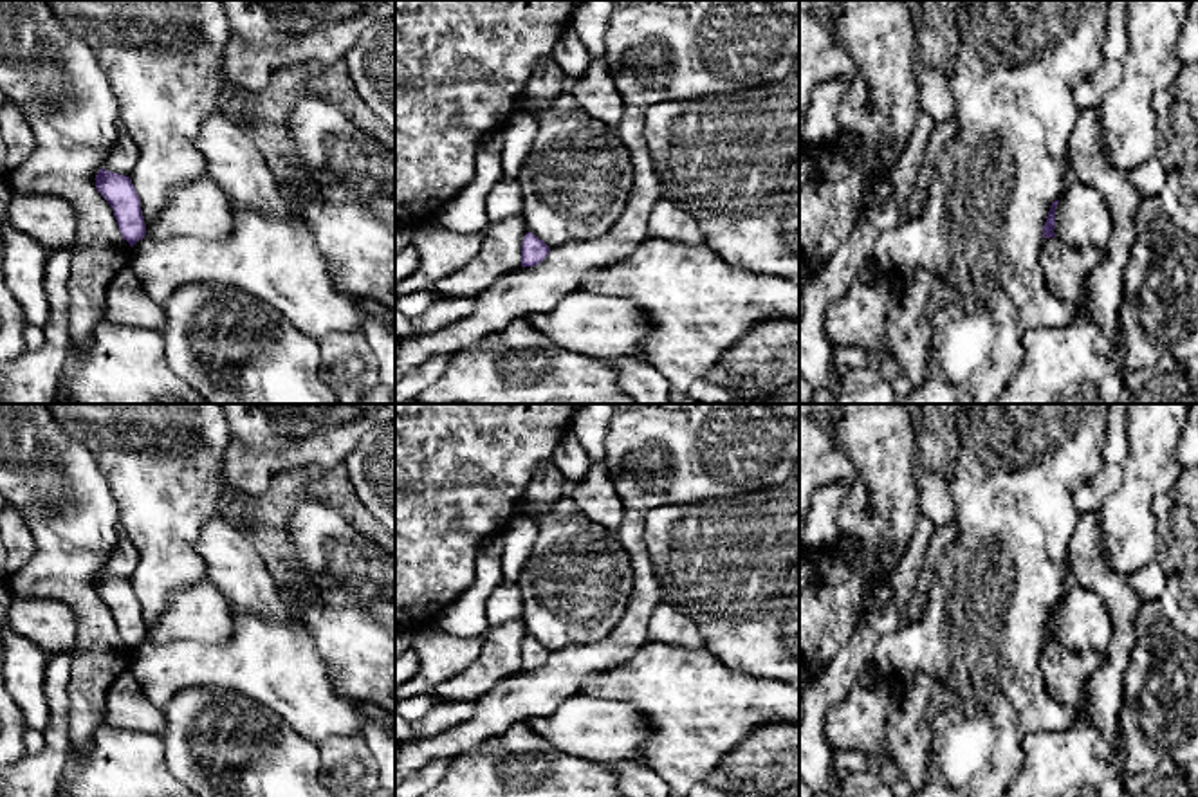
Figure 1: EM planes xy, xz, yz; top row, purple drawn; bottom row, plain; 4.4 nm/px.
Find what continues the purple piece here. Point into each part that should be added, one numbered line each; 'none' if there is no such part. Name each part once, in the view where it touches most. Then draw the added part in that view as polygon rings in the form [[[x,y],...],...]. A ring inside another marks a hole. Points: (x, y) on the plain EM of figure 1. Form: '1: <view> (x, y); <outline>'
none

